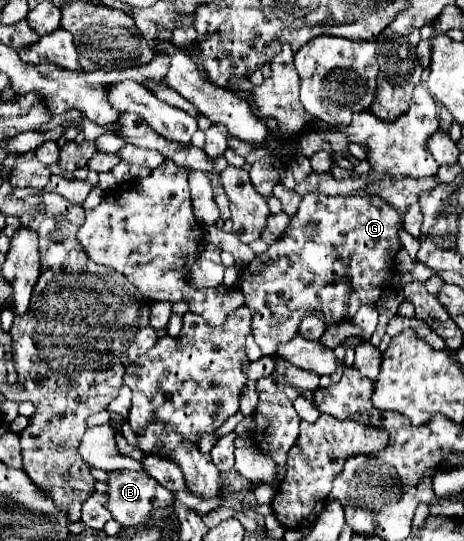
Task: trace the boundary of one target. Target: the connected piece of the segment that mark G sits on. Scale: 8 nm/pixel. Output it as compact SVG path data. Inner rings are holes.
M318 192L306 194L300 202L298 214L288 226L288 232L264 254L258 254L252 264L244 268L238 280L244 292L244 304L252 312L252 332L262 354L274 358L278 344L288 342L298 334L300 318L310 314L310 310L322 310L326 322L340 322L352 318L360 306L376 304L382 290L394 284L396 278L394 258L402 248L398 238L400 226L400 214L380 196L344 198L324 196Z

